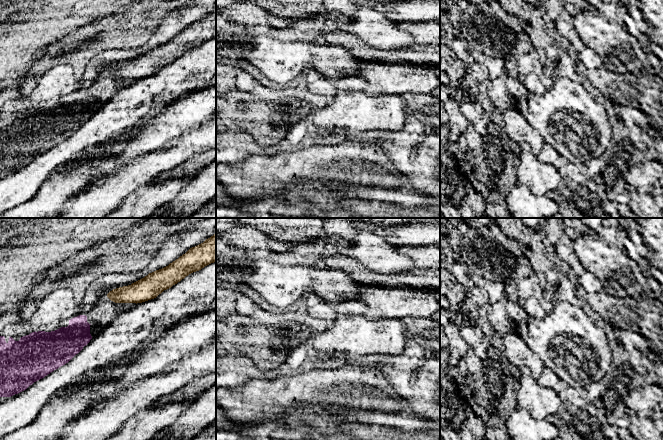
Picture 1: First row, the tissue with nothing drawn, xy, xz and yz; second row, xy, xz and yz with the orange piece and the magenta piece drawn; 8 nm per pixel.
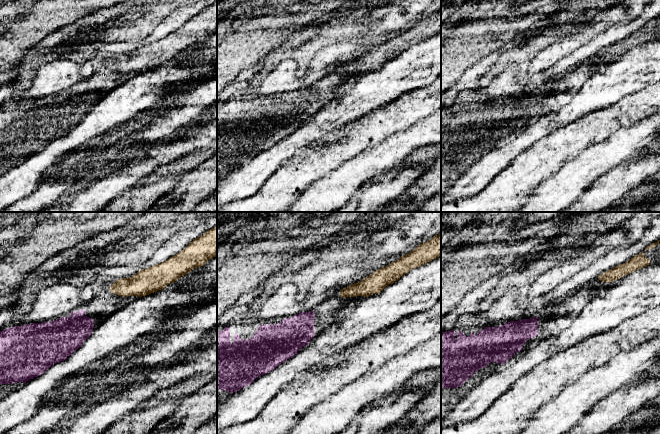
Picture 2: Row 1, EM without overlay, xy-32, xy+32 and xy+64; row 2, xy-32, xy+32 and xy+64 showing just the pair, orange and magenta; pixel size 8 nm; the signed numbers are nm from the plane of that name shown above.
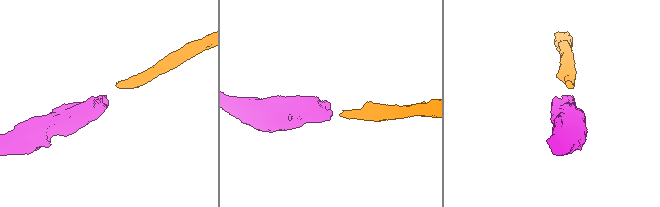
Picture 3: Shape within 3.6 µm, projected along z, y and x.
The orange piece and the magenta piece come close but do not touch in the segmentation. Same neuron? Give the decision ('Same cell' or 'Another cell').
Same cell

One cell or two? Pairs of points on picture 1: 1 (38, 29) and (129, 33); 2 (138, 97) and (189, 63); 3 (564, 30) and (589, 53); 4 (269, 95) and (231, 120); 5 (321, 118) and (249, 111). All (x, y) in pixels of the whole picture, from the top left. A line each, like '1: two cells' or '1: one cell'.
1: two cells
2: one cell
3: one cell
4: one cell
5: two cells

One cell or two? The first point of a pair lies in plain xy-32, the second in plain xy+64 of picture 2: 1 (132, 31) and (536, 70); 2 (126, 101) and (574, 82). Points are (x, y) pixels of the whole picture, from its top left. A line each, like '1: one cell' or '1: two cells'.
1: two cells
2: two cells

